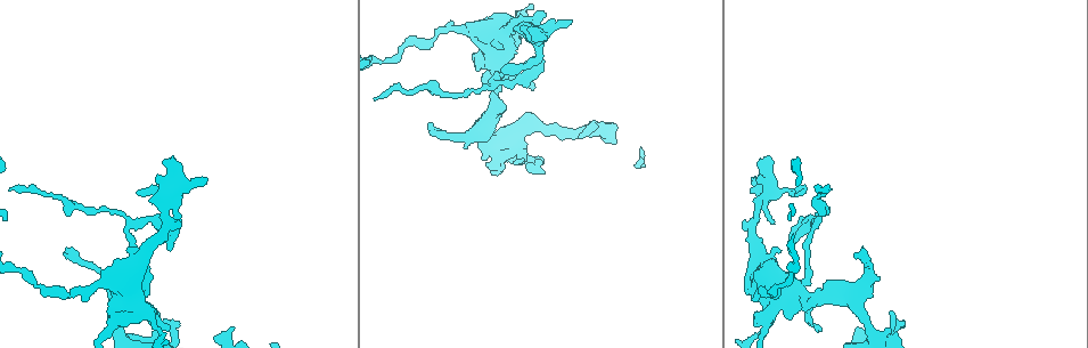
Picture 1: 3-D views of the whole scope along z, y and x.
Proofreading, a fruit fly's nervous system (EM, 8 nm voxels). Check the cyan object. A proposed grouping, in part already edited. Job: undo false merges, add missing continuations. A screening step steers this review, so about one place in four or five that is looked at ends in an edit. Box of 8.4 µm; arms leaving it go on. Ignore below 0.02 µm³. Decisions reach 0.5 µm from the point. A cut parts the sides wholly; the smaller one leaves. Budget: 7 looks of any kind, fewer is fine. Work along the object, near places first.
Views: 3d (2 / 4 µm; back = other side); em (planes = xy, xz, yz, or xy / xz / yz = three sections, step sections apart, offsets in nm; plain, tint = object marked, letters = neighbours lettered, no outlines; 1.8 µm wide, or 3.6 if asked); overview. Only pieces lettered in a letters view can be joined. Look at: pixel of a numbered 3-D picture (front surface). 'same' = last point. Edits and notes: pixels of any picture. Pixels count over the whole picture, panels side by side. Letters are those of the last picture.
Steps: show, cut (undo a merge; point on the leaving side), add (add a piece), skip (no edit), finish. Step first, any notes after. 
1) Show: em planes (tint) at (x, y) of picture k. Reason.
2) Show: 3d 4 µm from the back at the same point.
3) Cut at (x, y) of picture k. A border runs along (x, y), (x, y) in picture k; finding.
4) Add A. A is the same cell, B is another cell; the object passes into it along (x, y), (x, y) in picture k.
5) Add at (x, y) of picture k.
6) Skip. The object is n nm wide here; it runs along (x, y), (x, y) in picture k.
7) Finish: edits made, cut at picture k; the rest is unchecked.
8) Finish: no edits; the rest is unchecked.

Show: em xz step 8 (letters) at (596, 127) of picture 1. Free end.

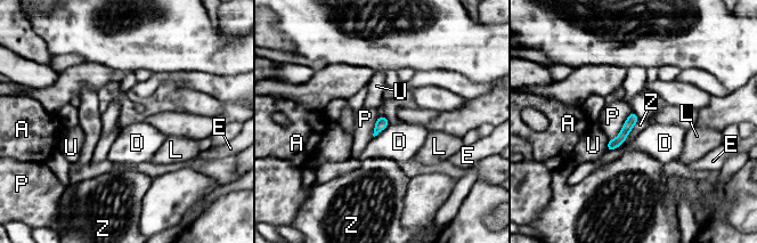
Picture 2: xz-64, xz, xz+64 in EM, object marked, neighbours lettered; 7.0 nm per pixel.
Show: em yz step 8 (letters) at the same point.

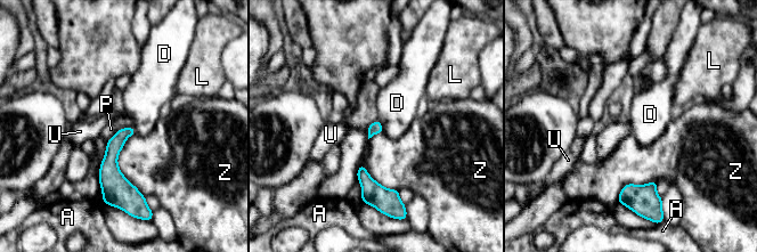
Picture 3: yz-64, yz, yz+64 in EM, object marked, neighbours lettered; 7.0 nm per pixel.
Skip. A, D, L, P, U and Z are other cells; a border runs along (377, 119), (383, 131) in picture 3; no lettered piece goes on from it.

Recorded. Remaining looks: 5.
Show: 3d 2 µm from the back at (160, 313) of picture 1. Tapers out.

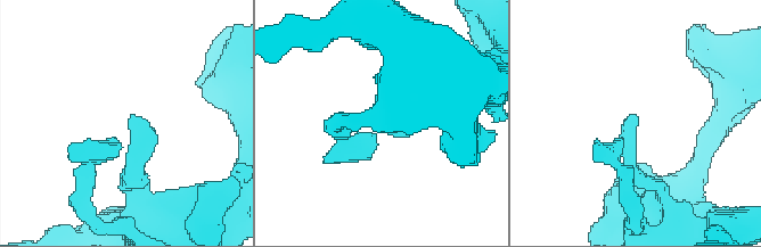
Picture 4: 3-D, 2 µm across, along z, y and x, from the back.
Show: em planes (letters) at (627, 117) of picture 4.

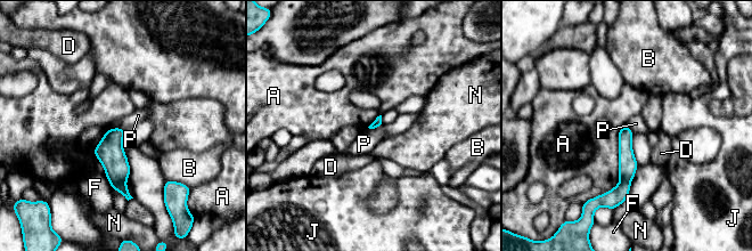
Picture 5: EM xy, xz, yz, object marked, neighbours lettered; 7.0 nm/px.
Skip. The longest contact is with A, 600 nm; A, B, D, F, J, N and P are other cells; it runs along (626, 129), (626, 180), (616, 195) in picture 5; no lettered piece goes on from it.

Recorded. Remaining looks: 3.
Show: em 3.6 µm planes (letters) at (502, 72) of picture 1. An open end.

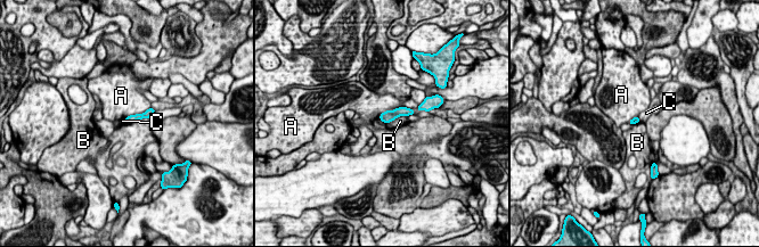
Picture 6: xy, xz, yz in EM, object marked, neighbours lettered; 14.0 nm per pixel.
Skip. A, B and C are other cells; none of them fits.

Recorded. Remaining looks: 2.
Finish: no edits; the rest is unchecked.

